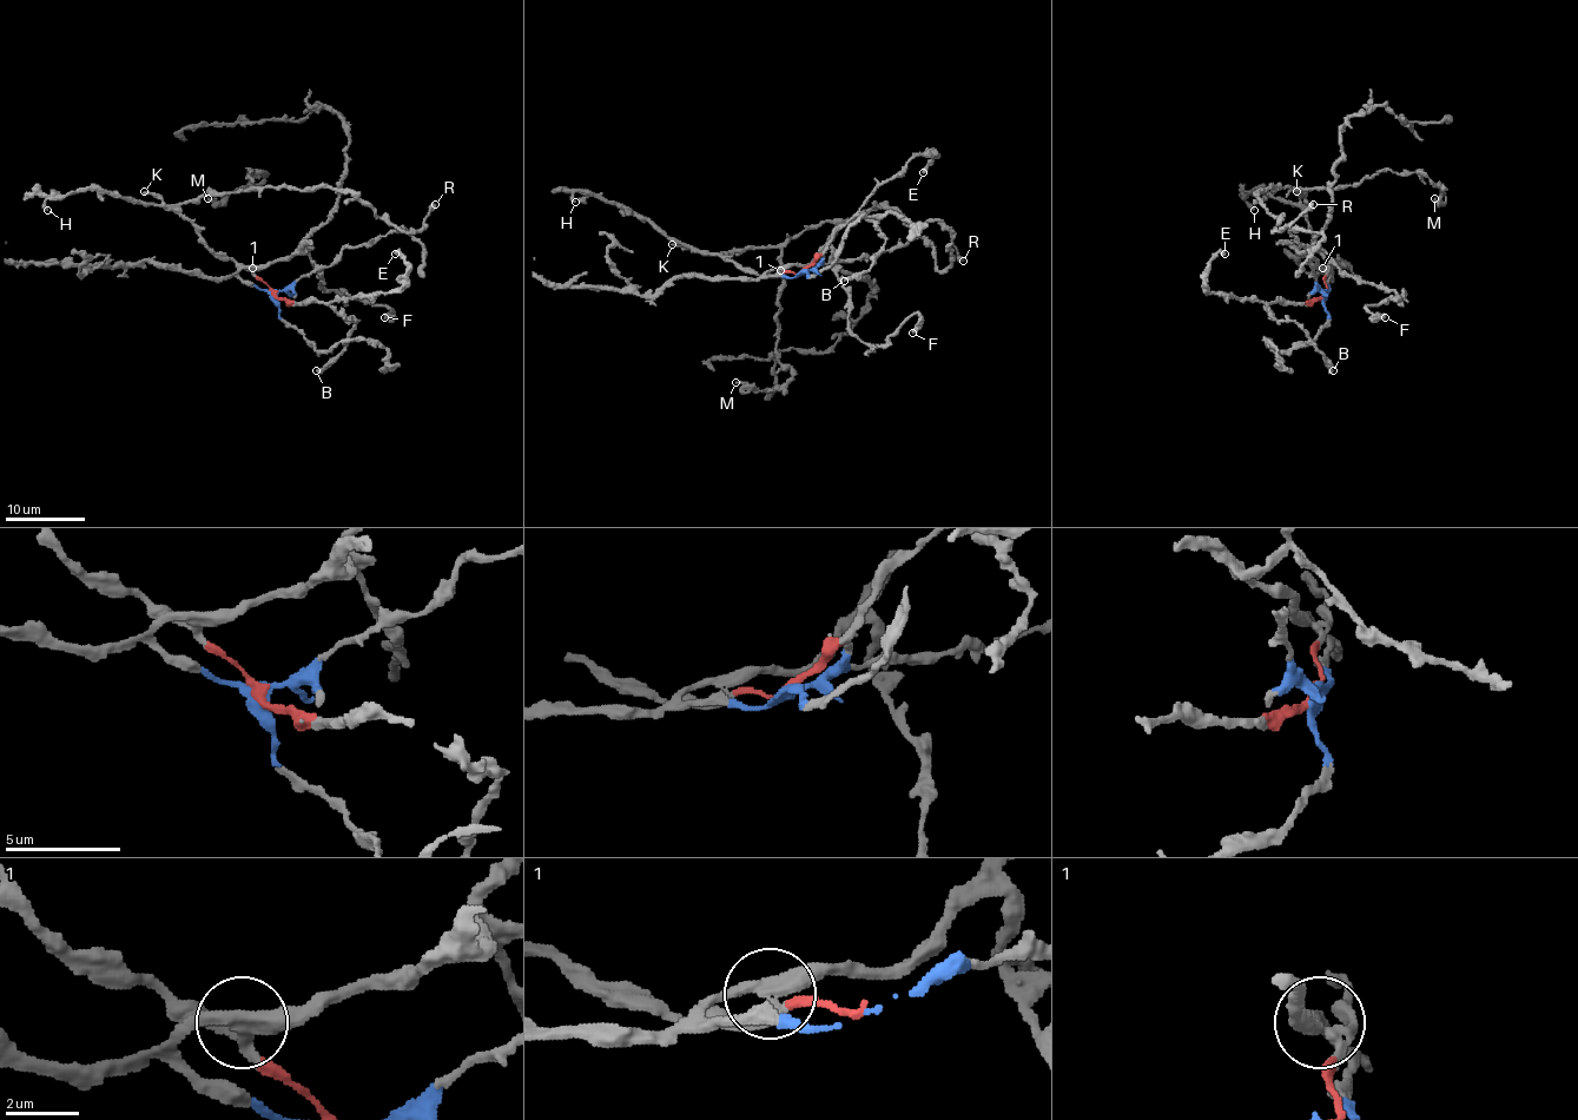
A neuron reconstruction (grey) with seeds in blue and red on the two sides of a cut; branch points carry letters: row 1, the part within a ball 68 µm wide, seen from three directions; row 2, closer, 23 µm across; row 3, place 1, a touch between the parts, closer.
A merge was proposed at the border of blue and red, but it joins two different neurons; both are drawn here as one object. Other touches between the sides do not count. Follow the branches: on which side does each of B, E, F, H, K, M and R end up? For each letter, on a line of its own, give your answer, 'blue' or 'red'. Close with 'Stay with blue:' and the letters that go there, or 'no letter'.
B: red
E: red
F: blue
H: red
K: red
M: red
R: red
Stay with blue: F

